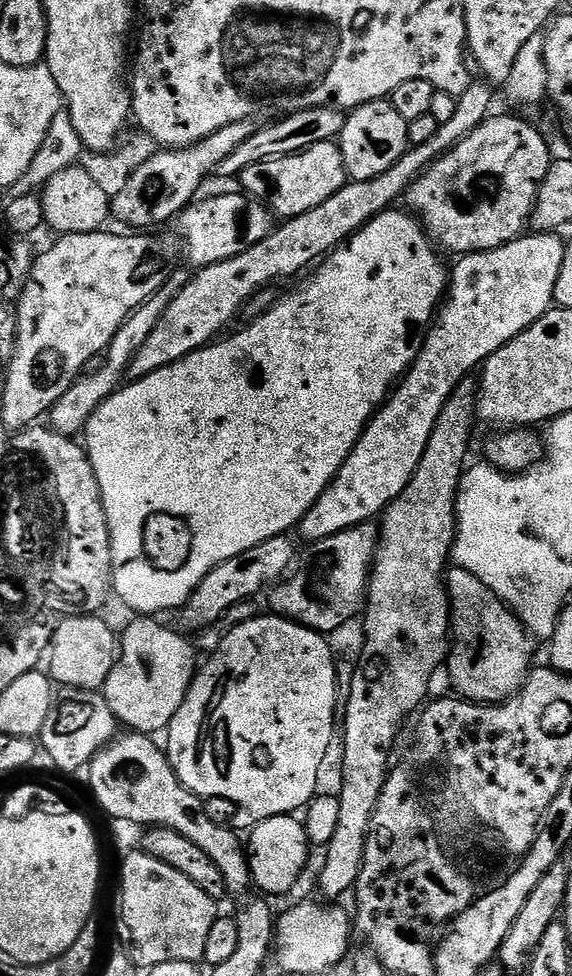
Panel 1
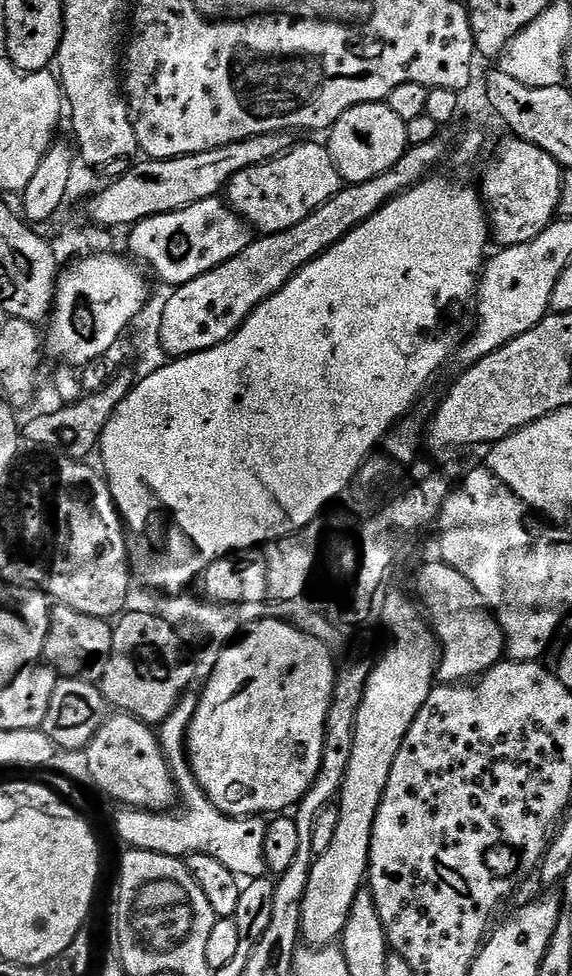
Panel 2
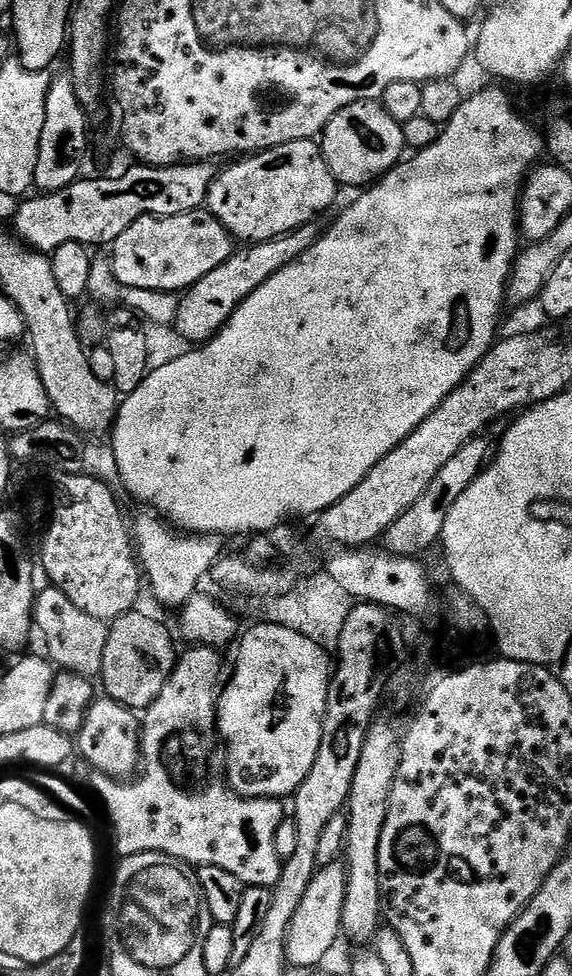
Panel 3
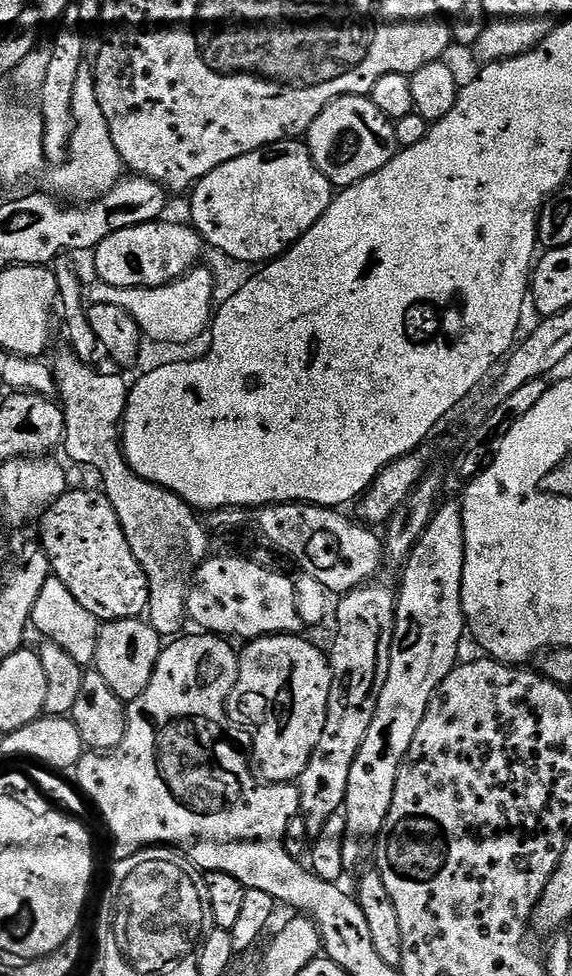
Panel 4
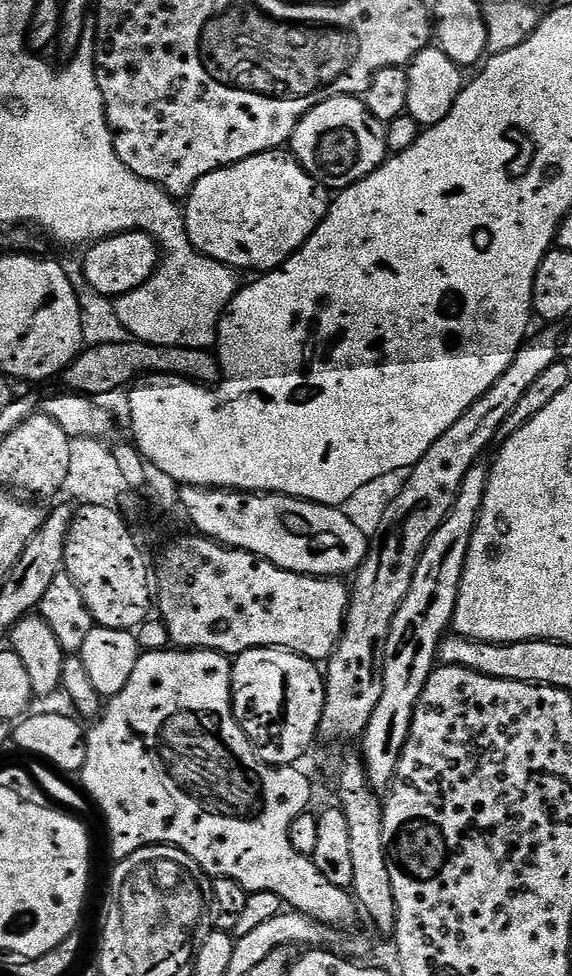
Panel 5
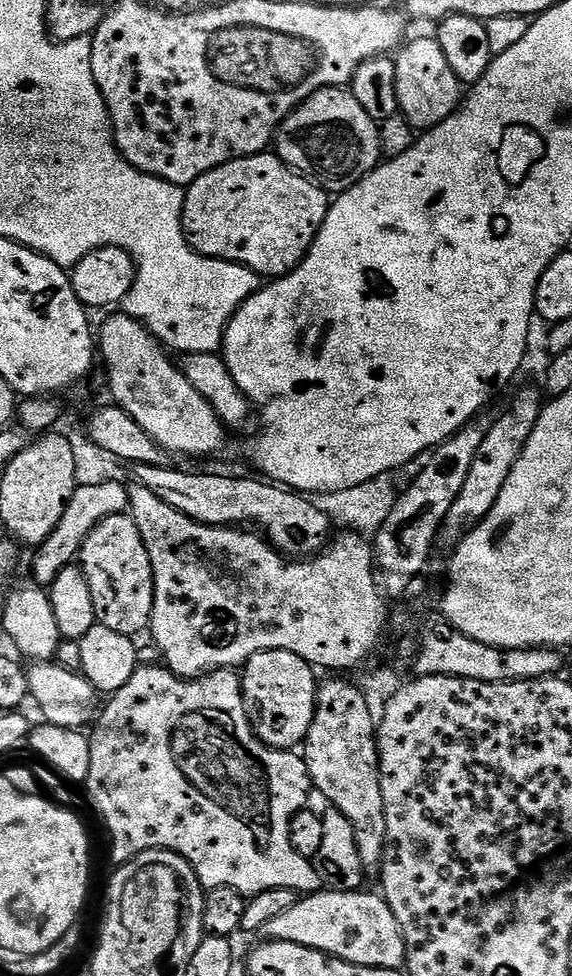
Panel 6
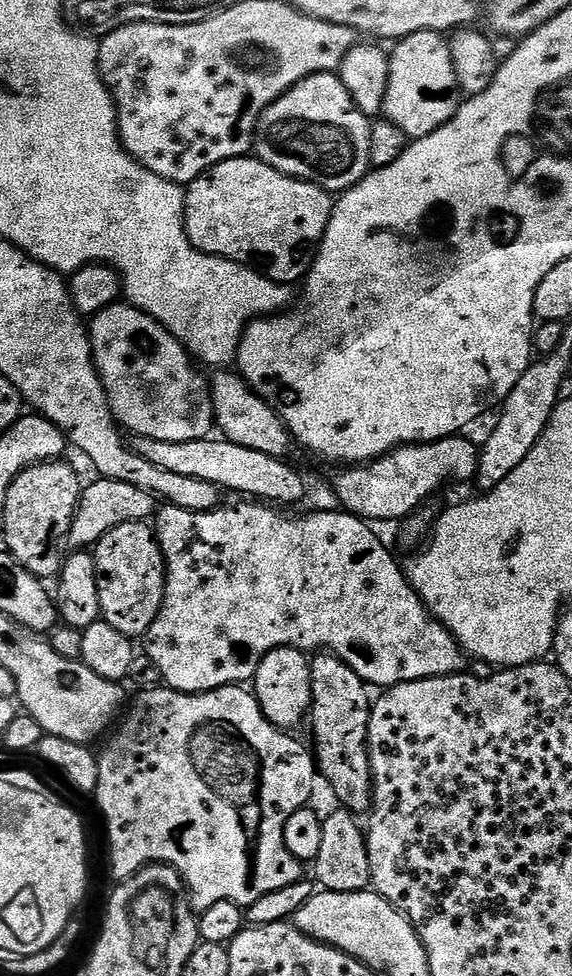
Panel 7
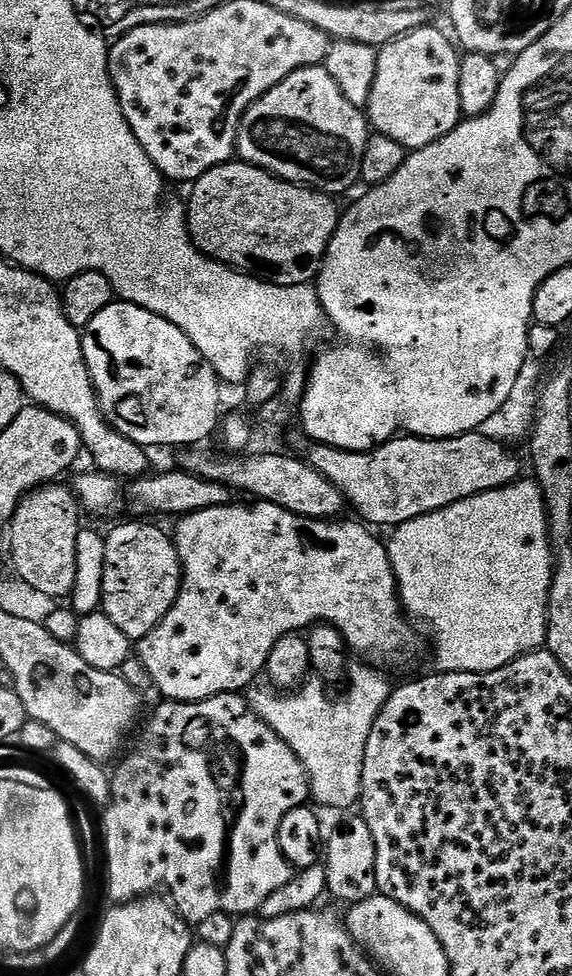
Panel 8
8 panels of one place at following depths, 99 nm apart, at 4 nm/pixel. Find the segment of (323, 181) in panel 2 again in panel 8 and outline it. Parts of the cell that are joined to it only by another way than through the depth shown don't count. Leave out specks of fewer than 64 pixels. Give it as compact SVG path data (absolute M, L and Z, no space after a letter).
M243 162L211 168L191 188L192 197L186 200L186 219L199 252L272 284L298 286L315 281L342 215L329 193L291 184L264 168Z

